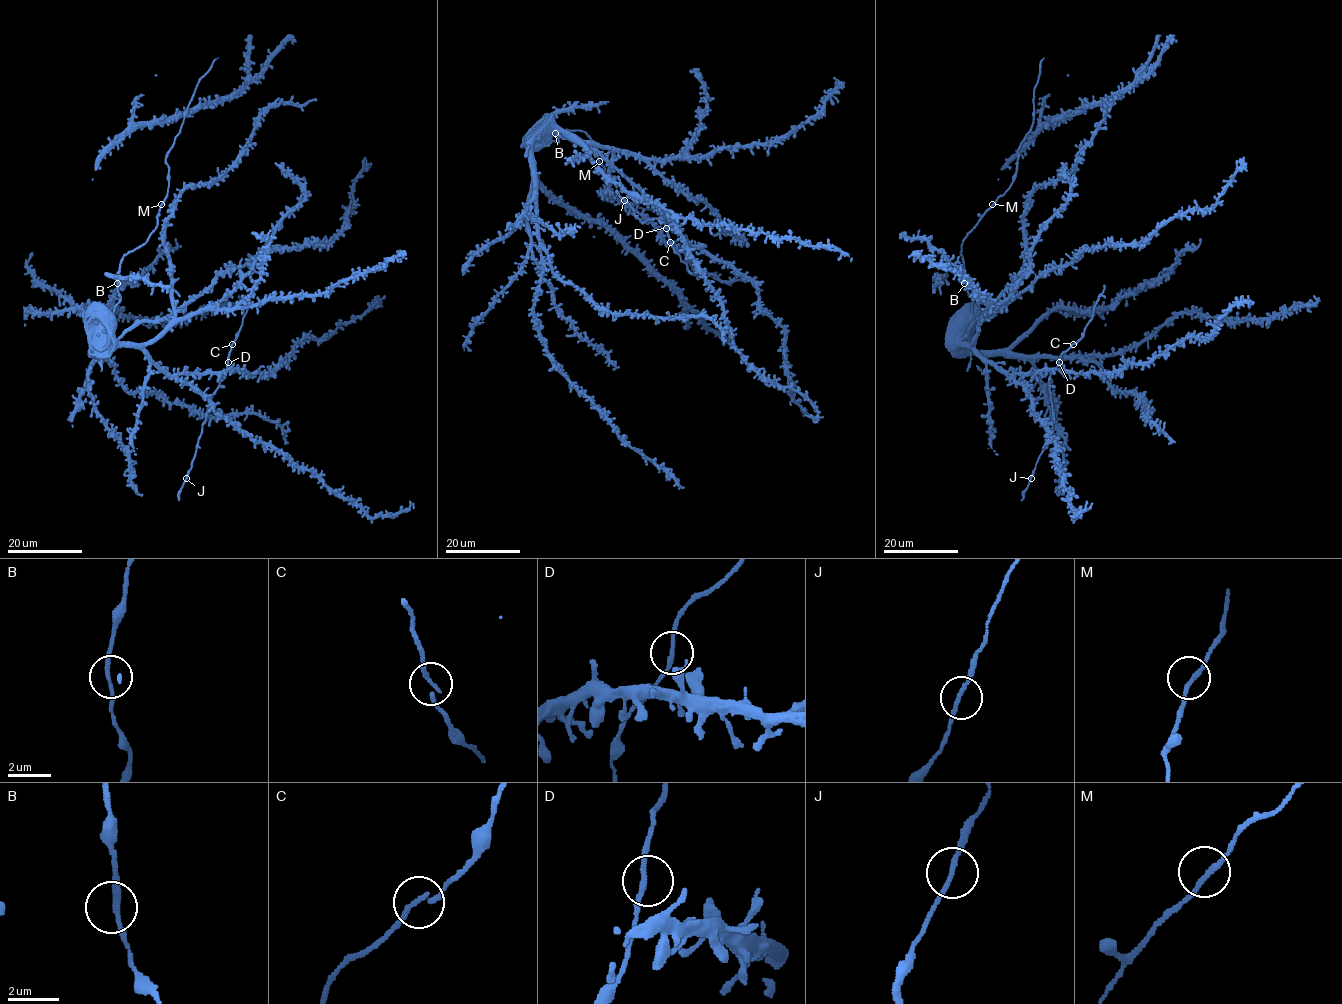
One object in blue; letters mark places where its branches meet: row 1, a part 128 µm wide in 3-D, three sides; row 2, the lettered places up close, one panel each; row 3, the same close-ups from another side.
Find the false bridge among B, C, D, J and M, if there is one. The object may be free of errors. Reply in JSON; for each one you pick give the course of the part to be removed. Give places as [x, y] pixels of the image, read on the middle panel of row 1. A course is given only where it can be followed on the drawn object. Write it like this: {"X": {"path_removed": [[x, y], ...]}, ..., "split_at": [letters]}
{"split_at": []}

